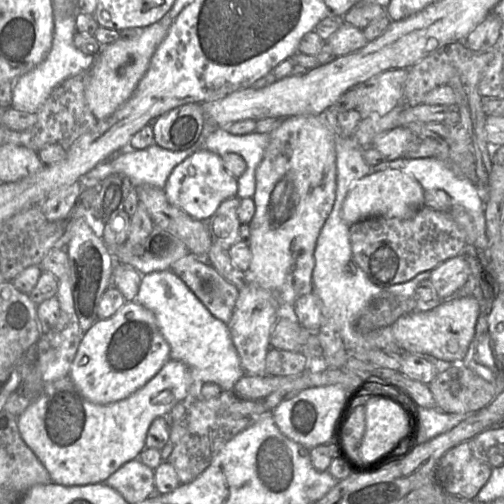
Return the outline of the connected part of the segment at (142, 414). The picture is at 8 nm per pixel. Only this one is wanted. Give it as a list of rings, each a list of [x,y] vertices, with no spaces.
[[[173,359],[168,360],[162,367],[162,369],[142,388],[123,400],[109,404],[96,404],[89,401],[80,393],[80,391],[76,388],[69,377],[64,377],[46,385],[38,399],[30,404],[25,409],[25,411],[17,417],[17,425],[22,439],[47,469],[53,483],[63,486],[83,486],[88,484],[104,483],[109,476],[116,472],[125,463],[139,458],[140,453],[146,448],[146,436],[151,423],[158,417],[167,417],[172,408],[179,402],[183,401],[186,410],[188,410],[190,405],[194,401],[199,399],[200,387],[201,386],[198,386],[196,383],[193,382],[188,367],[184,363]]]

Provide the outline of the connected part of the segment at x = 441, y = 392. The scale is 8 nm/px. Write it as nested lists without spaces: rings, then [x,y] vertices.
[[[461,364],[440,371],[428,384],[436,407],[445,413],[474,413],[496,396],[494,384]]]

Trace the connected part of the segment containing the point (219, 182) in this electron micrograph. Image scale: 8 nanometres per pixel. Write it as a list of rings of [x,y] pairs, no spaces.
[[[201,148],[172,170],[164,192],[173,206],[196,220],[207,221],[224,200],[237,196],[238,179],[227,172],[221,156]]]

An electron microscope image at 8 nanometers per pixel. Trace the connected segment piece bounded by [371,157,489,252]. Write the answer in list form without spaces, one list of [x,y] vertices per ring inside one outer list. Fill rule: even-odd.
[[[399,158],[396,160],[387,160],[371,168],[371,173],[398,169],[409,176],[415,178],[424,189],[441,189],[449,194],[454,202],[452,217],[462,227],[467,235],[467,245],[473,245],[479,252],[486,252],[489,248],[489,239],[486,235],[486,220],[484,215],[484,202],[481,199],[476,185],[463,175],[455,172],[451,164],[437,158]]]

